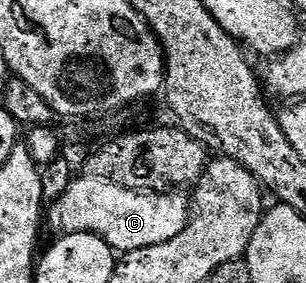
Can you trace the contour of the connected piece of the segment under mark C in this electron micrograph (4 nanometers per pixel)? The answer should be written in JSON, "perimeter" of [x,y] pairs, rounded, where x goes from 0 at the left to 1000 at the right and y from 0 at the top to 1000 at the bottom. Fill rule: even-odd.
{"perimeter":[[[288,622],[242,625],[206,693],[170,703],[154,742],[154,799],[190,830],[307,827],[376,890],[493,876],[585,834],[618,781],[624,714],[592,678],[464,678],[389,664]],[[173,728],[173,731],[170,731]]]}

